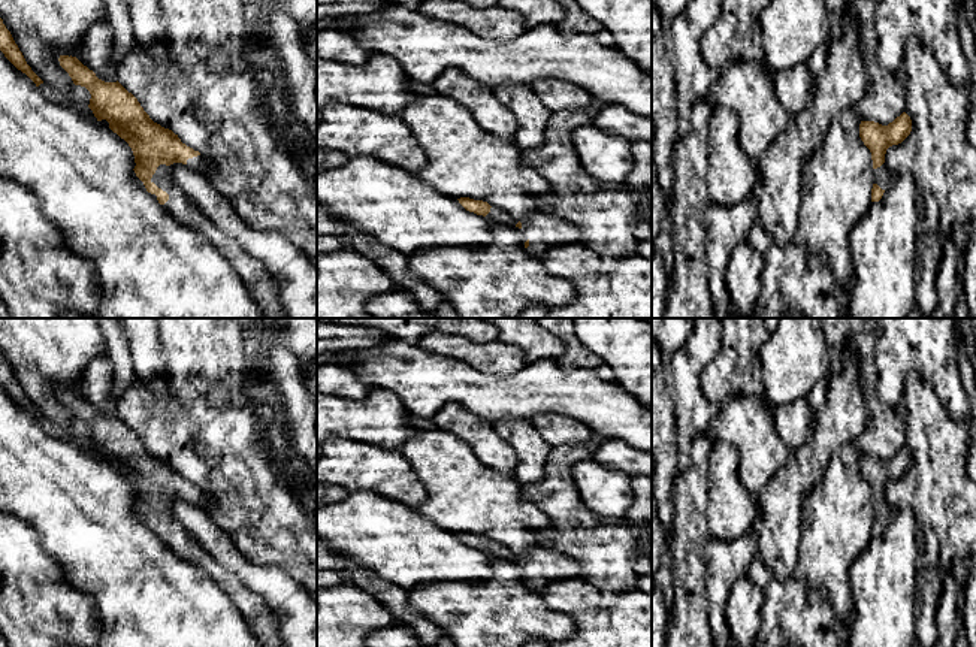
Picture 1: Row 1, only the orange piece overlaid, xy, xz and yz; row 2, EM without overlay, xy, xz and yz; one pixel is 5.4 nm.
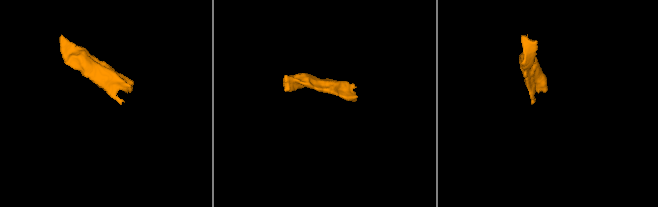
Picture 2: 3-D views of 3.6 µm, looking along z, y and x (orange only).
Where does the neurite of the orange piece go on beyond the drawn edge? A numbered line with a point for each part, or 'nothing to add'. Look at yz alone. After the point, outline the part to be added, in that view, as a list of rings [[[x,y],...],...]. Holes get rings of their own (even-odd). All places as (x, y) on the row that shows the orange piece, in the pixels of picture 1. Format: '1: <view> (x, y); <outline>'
1: yz (882, 177); [[[883,163],[880,167],[874,169],[874,184],[877,184],[882,190],[888,190],[891,182],[891,172]]]

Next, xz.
1: xz (496, 214); [[[492,206],[490,212],[484,218],[487,218],[490,223],[502,223],[508,226],[516,226],[519,223],[519,220],[511,217],[507,211],[496,206]]]
2: xz (546, 230); [[[537,211],[522,221],[522,230],[529,236],[526,251],[532,256],[543,256],[550,248],[559,245],[574,245],[583,242],[583,232],[578,226],[555,215]]]

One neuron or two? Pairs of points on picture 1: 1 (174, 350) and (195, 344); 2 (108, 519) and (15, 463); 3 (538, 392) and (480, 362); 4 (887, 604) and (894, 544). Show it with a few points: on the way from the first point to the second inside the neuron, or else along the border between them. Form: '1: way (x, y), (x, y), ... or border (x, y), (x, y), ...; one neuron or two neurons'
1: way (178, 350), (190, 348); one neuron
2: way (85, 510), (54, 484), (38, 478); one neuron
3: border (526, 363), (508, 375), (492, 375), (473, 368); two neurons
4: way (887, 589), (887, 568), (891, 559); one neuron

